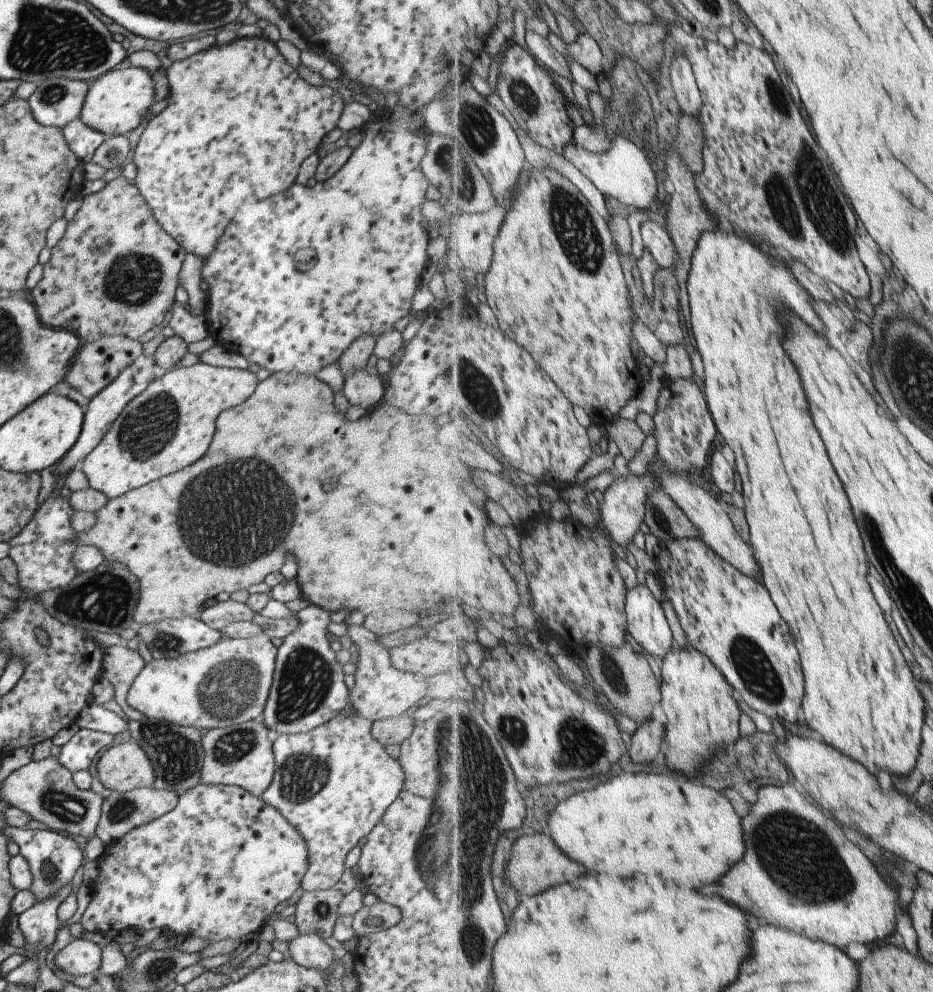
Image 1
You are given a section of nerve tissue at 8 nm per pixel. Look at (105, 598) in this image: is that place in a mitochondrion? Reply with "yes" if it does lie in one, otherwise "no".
yes

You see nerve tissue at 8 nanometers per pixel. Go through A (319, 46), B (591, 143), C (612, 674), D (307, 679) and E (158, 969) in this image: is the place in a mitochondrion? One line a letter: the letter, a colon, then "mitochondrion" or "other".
A: other
B: other
C: mitochondrion
D: mitochondrion
E: mitochondrion

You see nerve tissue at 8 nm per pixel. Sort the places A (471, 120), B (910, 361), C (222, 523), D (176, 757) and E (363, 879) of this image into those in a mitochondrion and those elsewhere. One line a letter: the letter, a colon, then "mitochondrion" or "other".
A: mitochondrion
B: mitochondrion
C: mitochondrion
D: mitochondrion
E: other

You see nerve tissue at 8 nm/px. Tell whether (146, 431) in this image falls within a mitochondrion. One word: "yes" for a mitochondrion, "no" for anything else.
yes

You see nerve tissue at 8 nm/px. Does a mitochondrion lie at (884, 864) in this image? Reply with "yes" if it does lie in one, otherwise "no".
no

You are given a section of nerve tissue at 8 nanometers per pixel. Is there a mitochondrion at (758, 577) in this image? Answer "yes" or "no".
no

